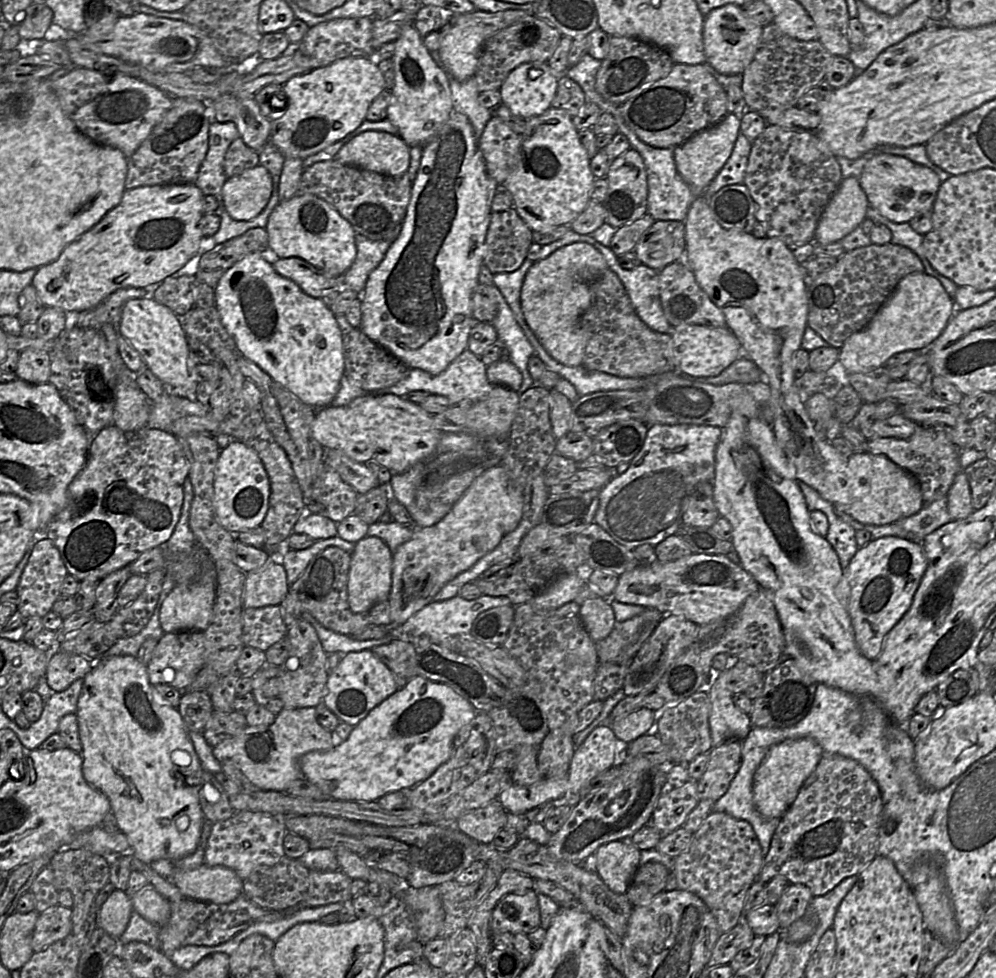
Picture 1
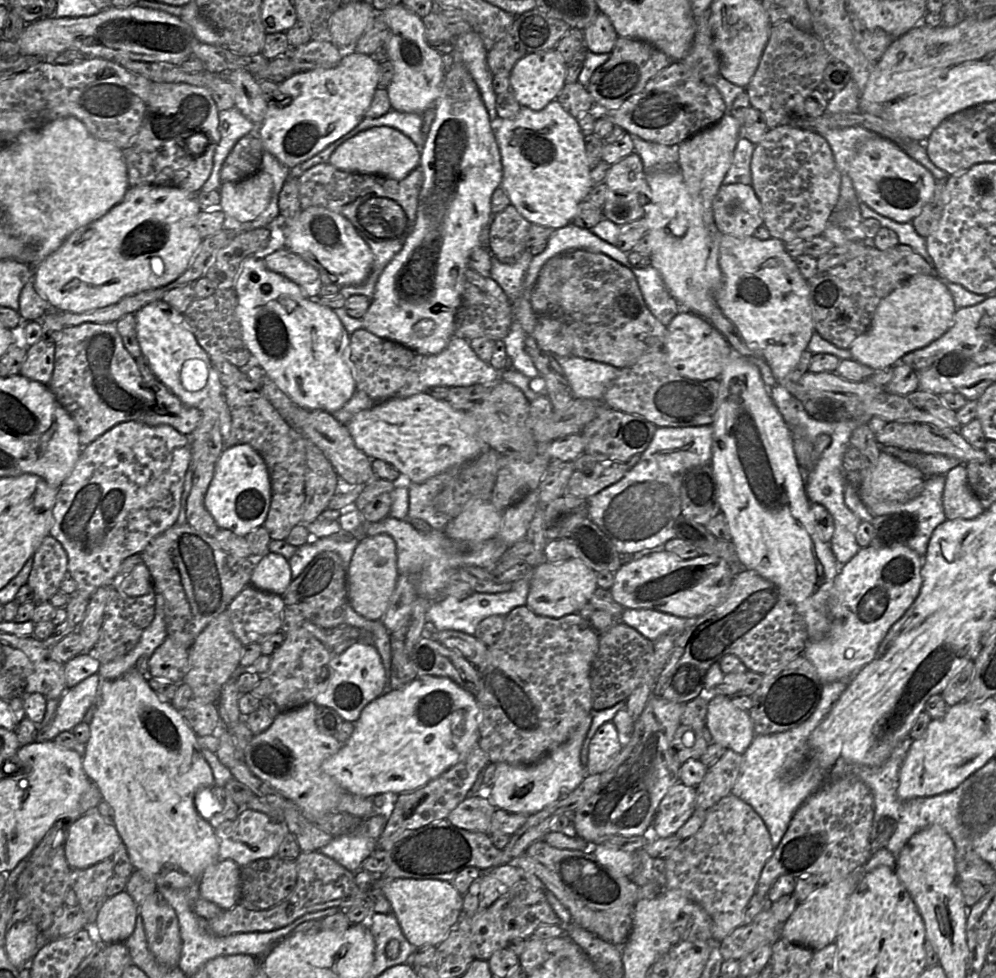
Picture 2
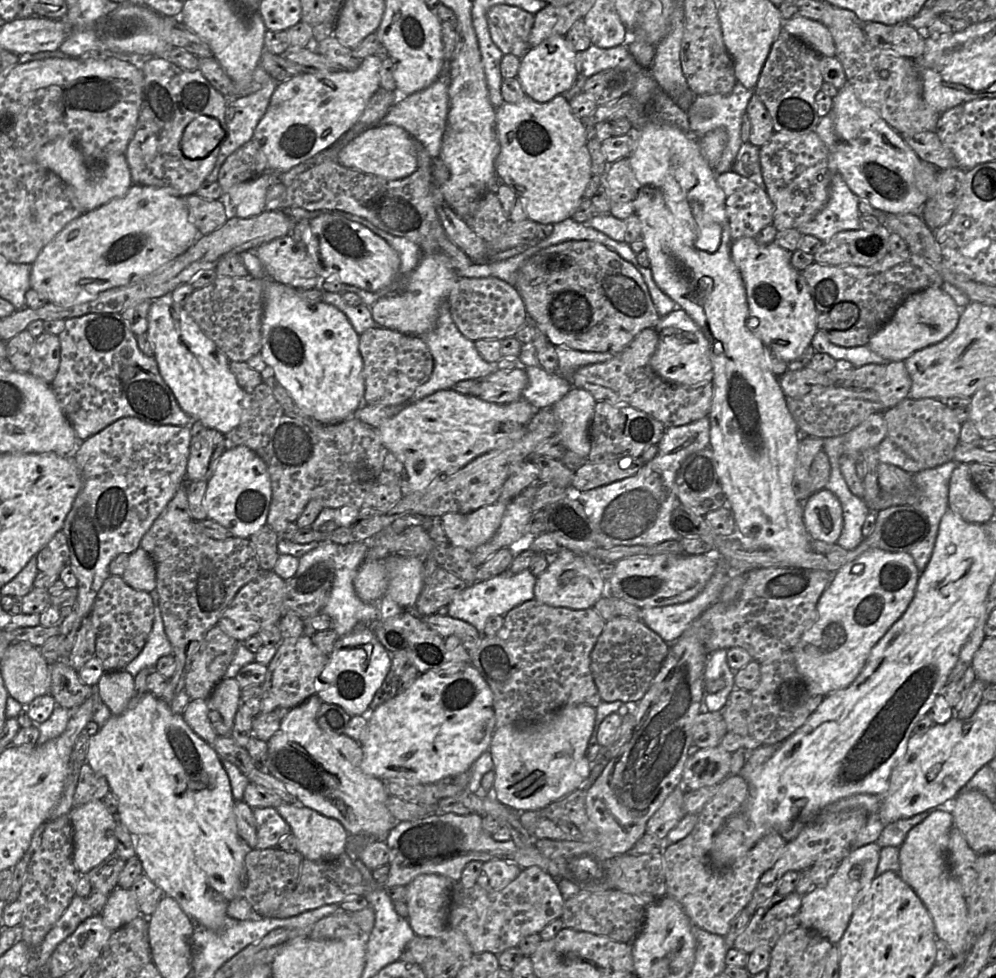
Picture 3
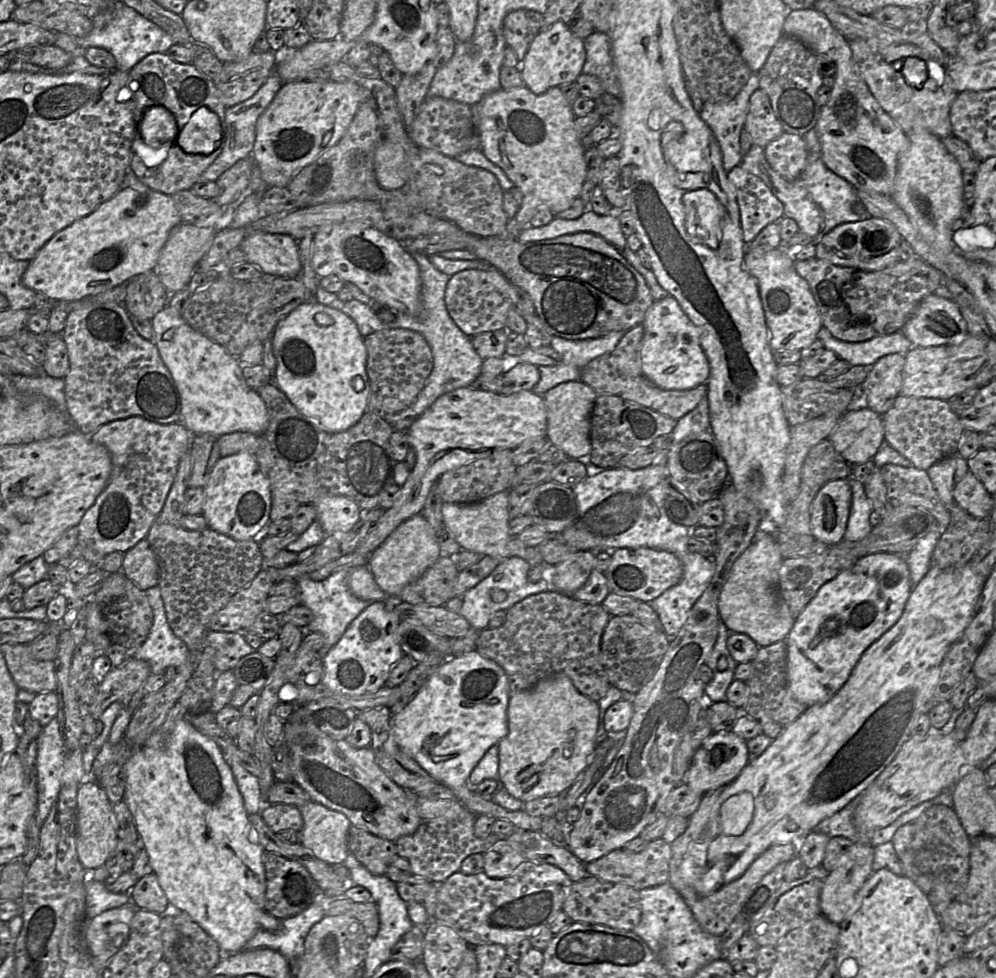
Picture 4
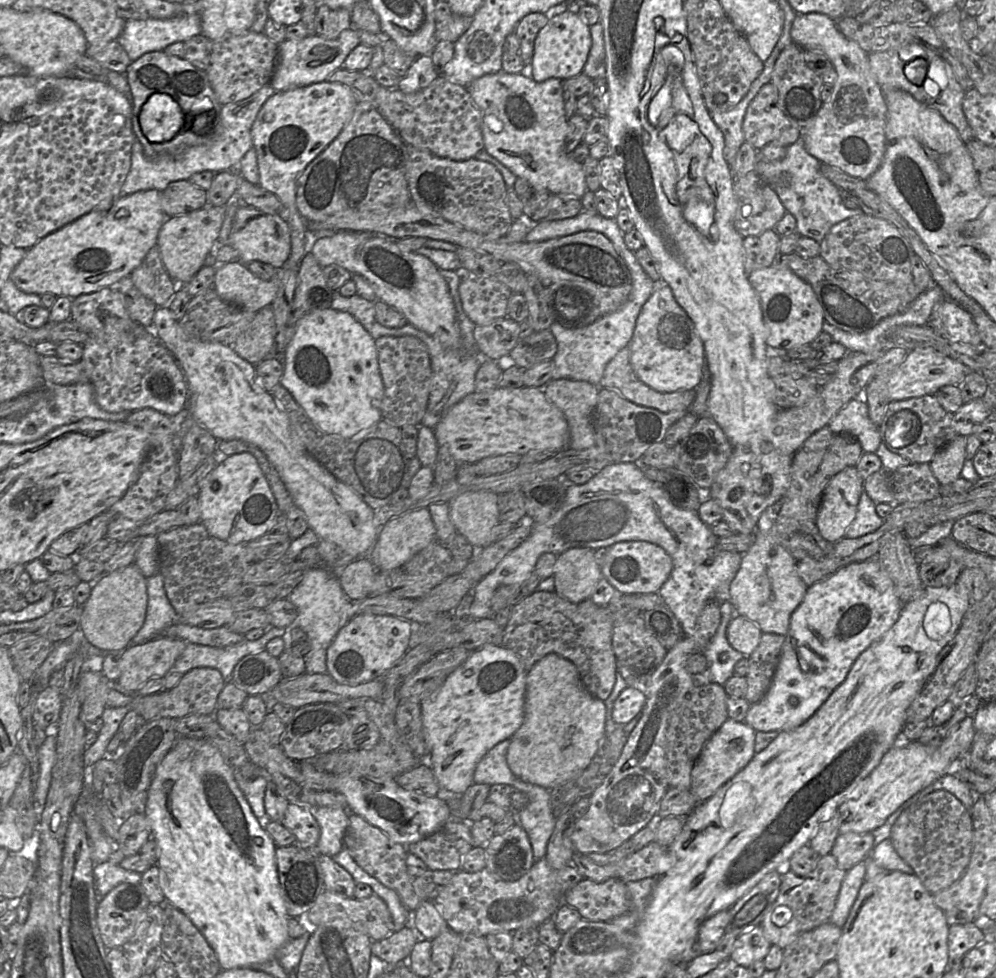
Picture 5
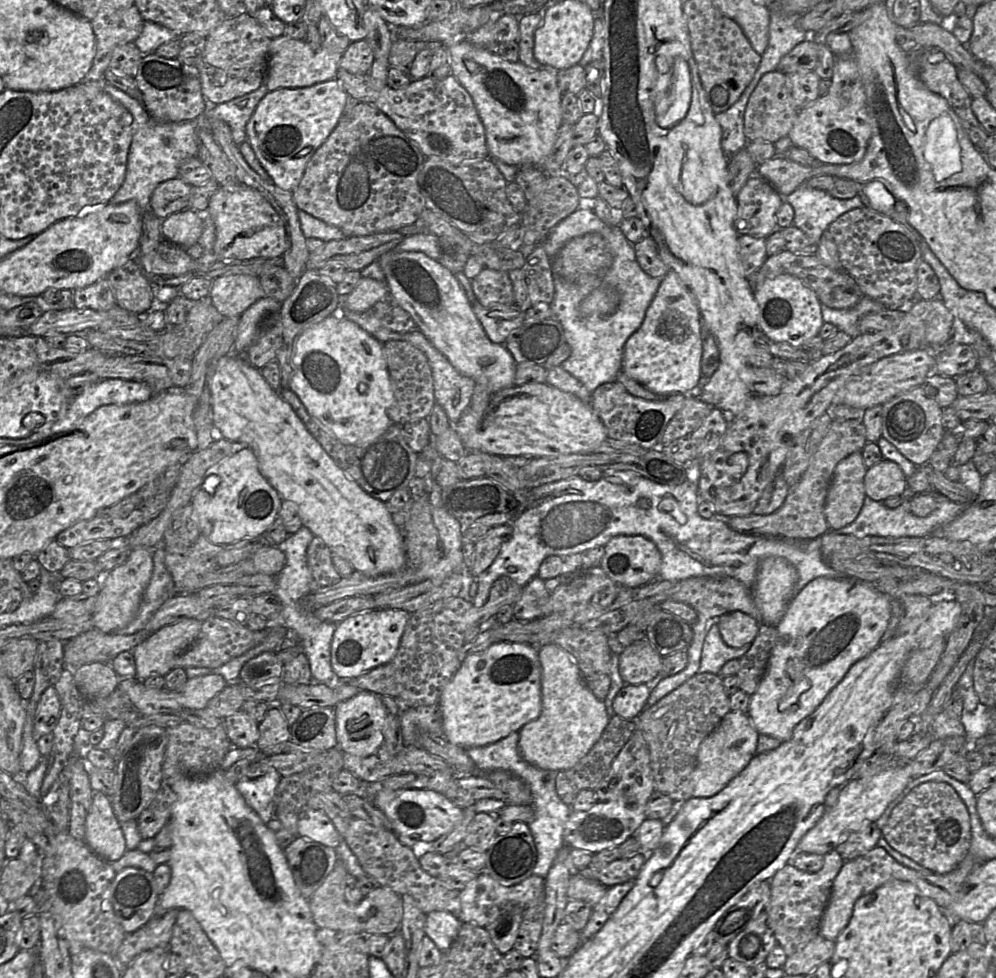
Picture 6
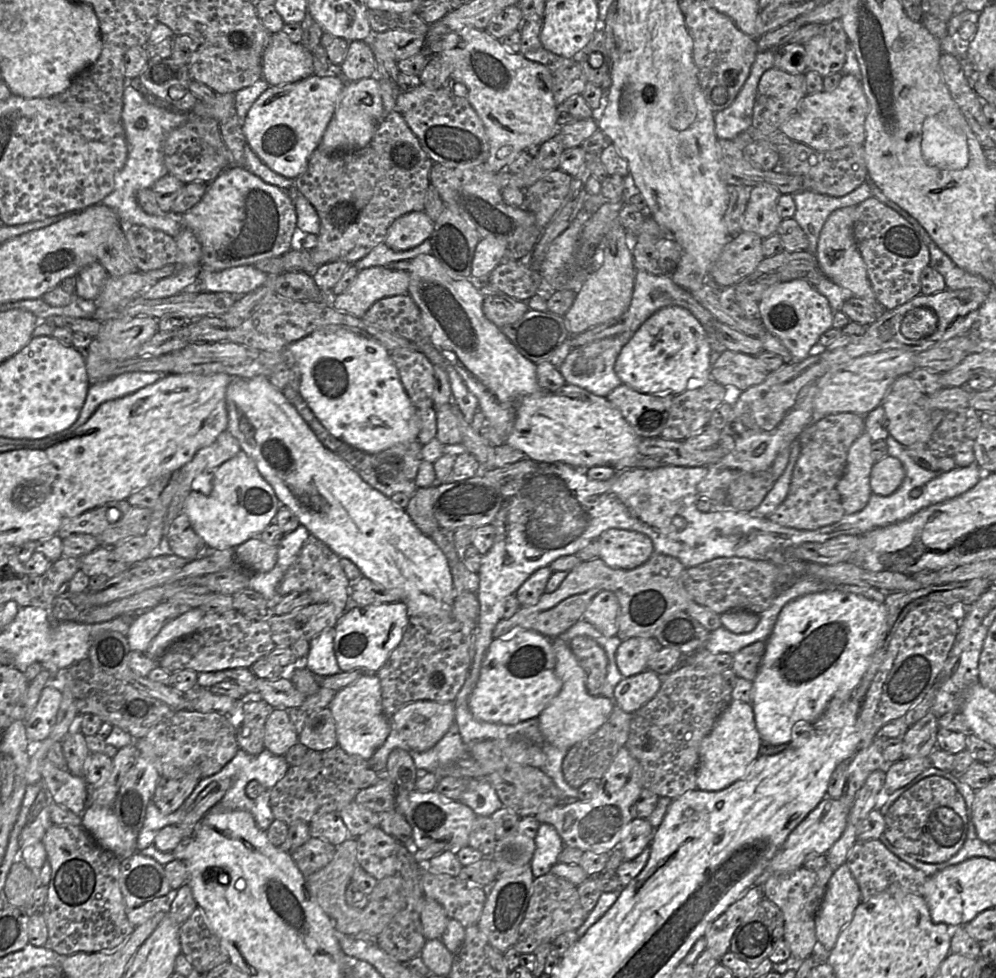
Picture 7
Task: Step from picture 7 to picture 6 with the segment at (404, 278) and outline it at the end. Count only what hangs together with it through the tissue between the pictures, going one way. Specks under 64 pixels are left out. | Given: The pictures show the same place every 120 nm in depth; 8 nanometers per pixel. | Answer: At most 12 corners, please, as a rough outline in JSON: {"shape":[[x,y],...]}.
{"shape":[[361,277],[341,297],[353,312],[367,312],[388,294],[385,282]]}

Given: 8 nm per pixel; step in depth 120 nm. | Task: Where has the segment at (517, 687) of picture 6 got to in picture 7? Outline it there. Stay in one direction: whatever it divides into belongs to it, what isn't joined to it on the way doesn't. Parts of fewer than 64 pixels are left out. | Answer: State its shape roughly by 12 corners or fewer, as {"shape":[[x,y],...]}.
{"shape":[[493,639],[469,699],[480,721],[538,718],[562,687],[551,640]]}

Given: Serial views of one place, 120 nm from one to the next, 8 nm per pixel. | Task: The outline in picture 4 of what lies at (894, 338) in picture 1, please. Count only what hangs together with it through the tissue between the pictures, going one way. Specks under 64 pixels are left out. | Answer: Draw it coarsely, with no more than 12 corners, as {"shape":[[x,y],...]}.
{"shape":[[922,299],[901,330],[914,347],[969,335],[956,302]]}

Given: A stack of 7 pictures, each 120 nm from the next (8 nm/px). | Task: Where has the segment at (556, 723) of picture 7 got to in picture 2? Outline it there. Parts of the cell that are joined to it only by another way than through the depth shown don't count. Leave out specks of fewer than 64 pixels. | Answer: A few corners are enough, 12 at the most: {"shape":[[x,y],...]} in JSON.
{"shape":[[589,714],[535,763],[495,762],[496,808],[533,814],[586,776]]}

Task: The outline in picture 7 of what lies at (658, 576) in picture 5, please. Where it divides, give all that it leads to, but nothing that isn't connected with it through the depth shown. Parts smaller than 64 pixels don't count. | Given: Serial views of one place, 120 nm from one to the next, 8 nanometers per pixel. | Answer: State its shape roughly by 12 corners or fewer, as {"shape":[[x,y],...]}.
{"shape":[[625,529],[598,538],[599,558],[631,570],[655,552],[651,538]]}

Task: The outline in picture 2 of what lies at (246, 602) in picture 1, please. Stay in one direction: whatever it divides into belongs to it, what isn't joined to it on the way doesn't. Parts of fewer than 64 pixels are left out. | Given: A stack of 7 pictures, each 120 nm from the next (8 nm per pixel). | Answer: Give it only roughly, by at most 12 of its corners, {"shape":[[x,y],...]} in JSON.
{"shape":[[269,552],[254,559],[250,584],[282,595],[289,562]]}

